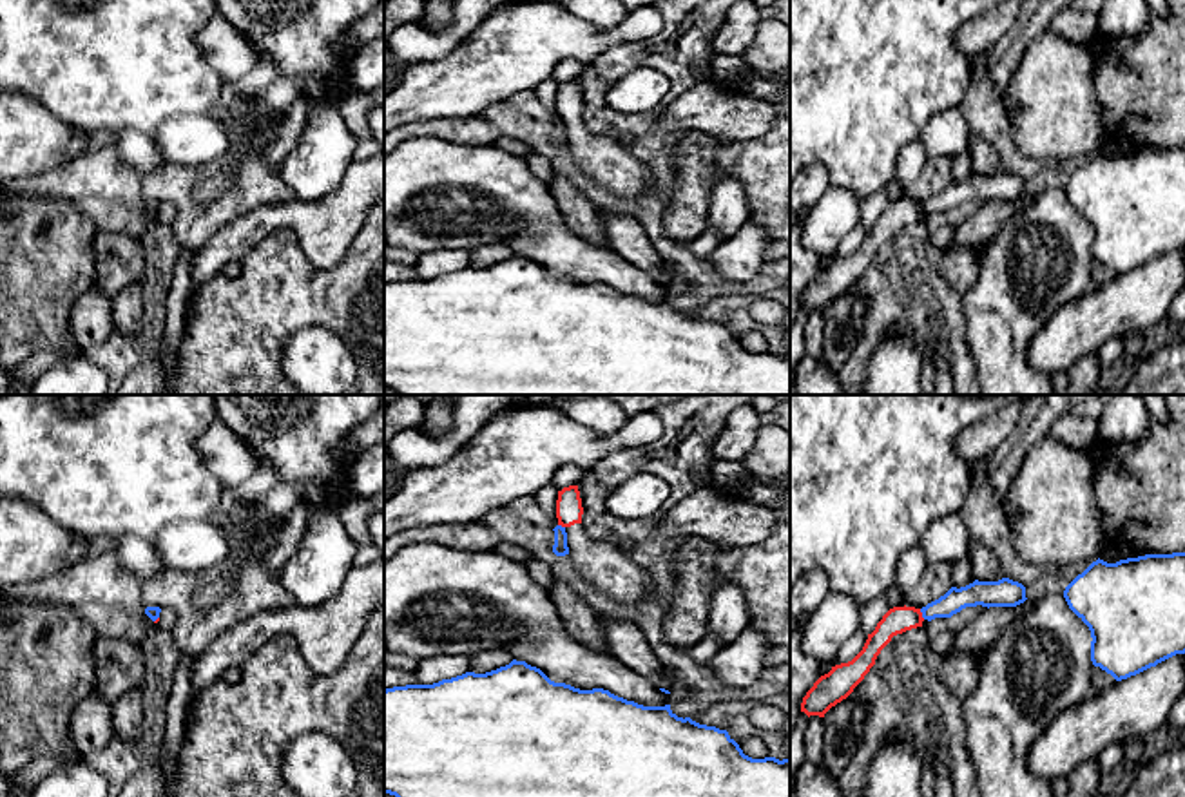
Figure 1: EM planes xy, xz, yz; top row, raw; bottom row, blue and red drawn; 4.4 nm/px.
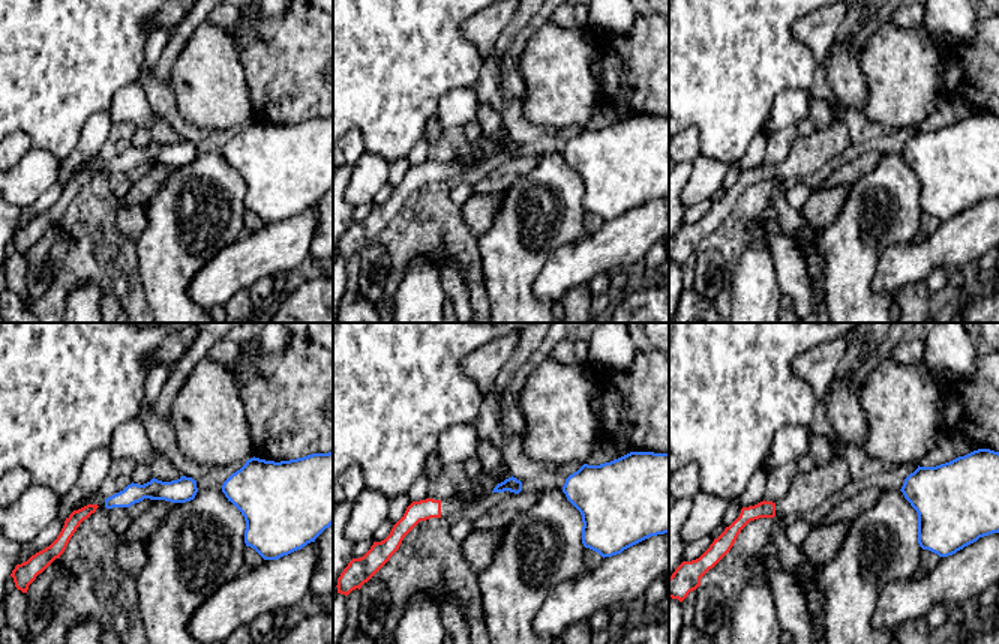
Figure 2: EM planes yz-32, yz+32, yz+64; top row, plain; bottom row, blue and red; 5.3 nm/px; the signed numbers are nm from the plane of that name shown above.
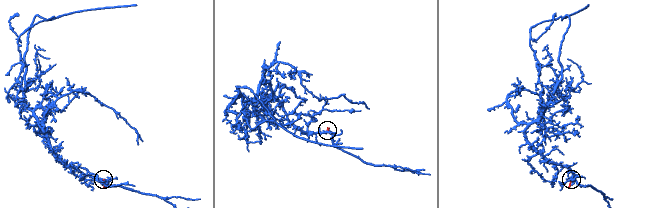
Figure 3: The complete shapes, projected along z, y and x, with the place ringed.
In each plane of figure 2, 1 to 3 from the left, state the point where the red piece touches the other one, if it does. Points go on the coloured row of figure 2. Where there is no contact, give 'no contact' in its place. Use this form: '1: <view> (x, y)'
1: no contact
2: no contact
3: no contact

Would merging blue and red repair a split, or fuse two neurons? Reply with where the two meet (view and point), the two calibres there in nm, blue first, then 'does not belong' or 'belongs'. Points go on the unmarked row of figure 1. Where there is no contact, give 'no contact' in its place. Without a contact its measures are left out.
yz (923, 209) | 100/120 nm | does not belong

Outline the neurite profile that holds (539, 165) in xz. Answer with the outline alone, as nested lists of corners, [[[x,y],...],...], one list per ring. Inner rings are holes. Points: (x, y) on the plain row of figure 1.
[[[533,152],[525,158],[529,170],[542,179],[549,179],[553,174],[551,163],[544,154]]]

